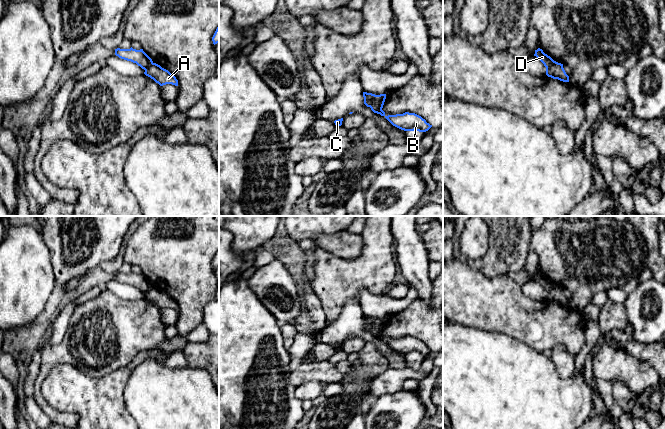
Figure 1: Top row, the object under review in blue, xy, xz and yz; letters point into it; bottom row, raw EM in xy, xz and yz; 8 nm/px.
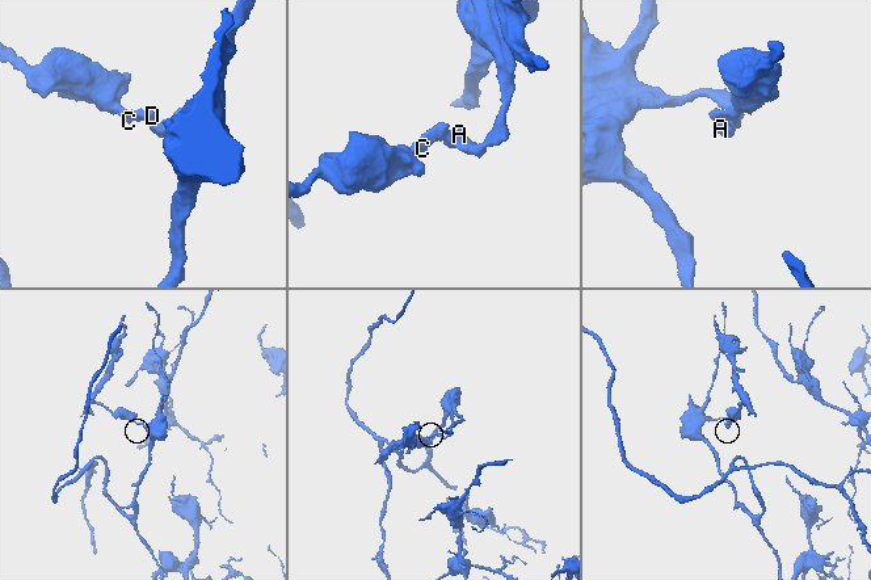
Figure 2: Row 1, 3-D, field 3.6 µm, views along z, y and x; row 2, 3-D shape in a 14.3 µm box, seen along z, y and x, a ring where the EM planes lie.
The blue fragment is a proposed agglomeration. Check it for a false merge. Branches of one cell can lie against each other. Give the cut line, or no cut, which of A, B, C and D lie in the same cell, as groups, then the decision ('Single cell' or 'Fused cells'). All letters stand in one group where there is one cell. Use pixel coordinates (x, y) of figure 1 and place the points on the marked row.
Split along xz (375, 95), (369, 106). Groups: A B / C D. Fused cells

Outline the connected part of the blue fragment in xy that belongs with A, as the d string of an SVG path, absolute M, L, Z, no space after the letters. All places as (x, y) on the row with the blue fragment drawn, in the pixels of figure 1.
M156 63L150 64L150 66L145 70L144 74L153 79L160 86L166 84L178 86L178 80L176 77Z

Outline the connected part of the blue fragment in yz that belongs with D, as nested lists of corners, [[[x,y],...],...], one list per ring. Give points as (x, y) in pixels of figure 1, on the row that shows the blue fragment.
[[[538,48],[537,50],[535,50],[534,56],[536,56],[544,64],[544,66],[546,68],[548,68],[549,66],[551,66],[554,63],[557,63],[550,56],[548,56],[547,54],[545,54],[543,52],[543,50],[540,49],[540,48]]]

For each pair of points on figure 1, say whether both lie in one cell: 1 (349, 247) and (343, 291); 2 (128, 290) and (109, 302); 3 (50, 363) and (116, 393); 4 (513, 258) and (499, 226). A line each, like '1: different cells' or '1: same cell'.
1: different cells
2: different cells
3: different cells
4: same cell

